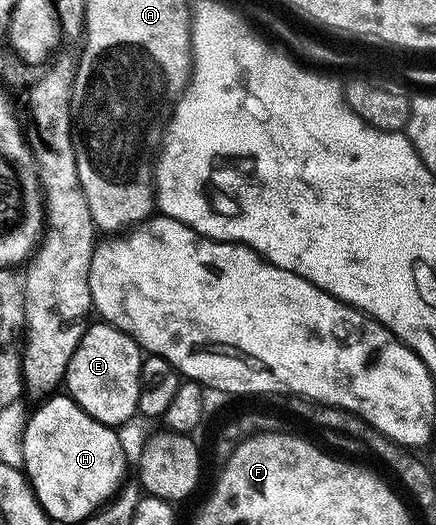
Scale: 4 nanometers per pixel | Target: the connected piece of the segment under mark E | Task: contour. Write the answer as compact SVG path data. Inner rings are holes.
M107 322L89 323L78 342L78 350L74 350L74 358L70 358L63 387L73 402L90 414L90 418L103 424L121 426L131 416L137 415L141 359L140 345L121 328Z

